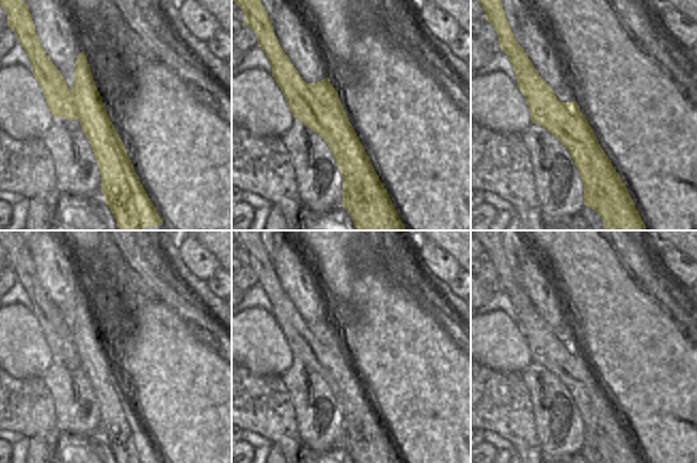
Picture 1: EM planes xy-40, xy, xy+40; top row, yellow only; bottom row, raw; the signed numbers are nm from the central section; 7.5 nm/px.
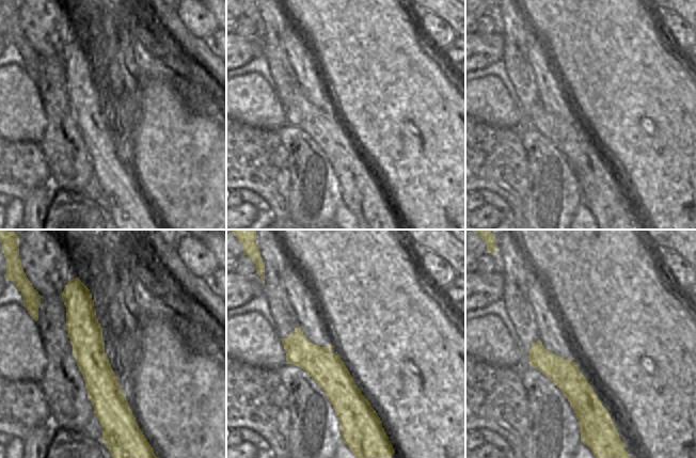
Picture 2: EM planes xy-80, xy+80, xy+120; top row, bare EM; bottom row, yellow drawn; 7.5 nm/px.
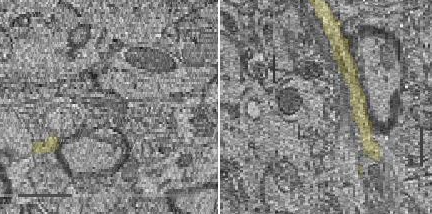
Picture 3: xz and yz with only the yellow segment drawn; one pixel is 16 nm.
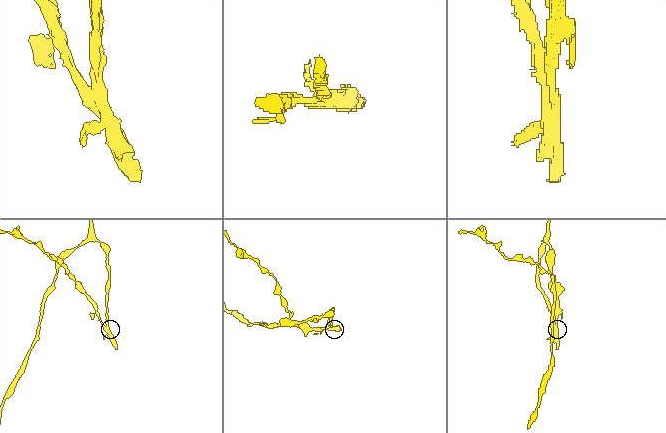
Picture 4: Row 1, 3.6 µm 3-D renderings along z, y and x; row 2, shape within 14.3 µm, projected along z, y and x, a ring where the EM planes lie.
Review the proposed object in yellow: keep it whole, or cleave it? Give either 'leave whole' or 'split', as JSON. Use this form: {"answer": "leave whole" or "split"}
{"answer": "split"}

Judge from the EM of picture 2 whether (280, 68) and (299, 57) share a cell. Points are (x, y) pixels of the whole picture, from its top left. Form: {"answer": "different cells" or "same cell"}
{"answer": "different cells"}

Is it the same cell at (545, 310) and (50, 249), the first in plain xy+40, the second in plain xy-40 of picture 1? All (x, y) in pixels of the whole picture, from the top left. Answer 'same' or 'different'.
same

